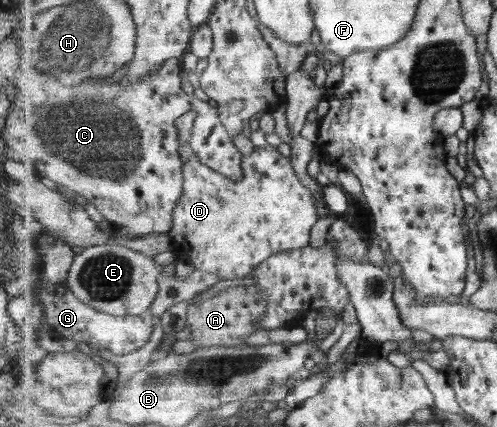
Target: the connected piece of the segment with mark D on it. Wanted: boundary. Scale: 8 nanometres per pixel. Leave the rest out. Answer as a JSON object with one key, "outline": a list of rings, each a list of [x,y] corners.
{"outline":[[[190,110],[177,119],[182,141],[182,160],[185,161],[185,189],[174,211],[174,227],[169,234],[184,260],[192,263],[197,271],[214,273],[220,280],[242,280],[252,275],[254,269],[269,257],[310,246],[311,233],[318,221],[317,197],[298,179],[289,157],[284,157],[278,147],[267,144],[245,156],[242,180],[220,175],[213,167],[202,163],[190,147],[197,114]]]}

